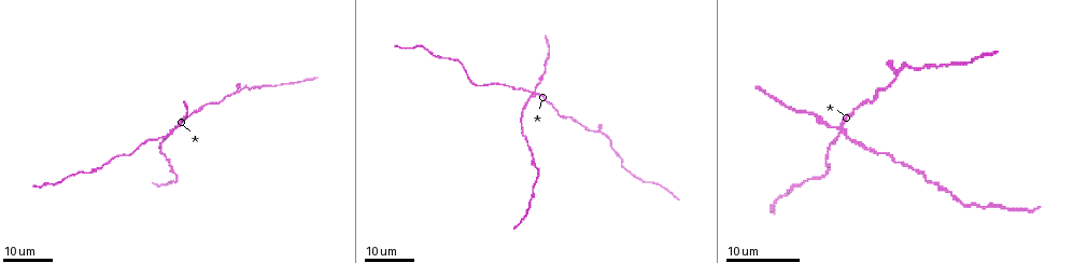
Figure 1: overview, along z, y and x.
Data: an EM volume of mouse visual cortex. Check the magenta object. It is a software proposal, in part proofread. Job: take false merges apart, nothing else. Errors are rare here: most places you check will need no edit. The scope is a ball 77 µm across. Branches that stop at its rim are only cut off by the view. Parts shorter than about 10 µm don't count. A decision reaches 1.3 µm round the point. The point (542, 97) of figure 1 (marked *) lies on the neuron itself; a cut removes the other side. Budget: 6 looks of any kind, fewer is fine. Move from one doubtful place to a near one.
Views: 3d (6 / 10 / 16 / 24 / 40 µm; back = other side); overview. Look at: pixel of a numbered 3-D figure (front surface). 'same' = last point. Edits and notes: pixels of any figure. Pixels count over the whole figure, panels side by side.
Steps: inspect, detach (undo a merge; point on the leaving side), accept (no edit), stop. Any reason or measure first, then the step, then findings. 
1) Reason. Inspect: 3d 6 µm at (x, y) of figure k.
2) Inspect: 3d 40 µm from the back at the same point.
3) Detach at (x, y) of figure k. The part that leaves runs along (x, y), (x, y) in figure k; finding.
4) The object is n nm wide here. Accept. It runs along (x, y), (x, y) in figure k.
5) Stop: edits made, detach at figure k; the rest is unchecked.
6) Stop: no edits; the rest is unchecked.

Four-way junction. Inspect: 3d 16 µm at (171, 132) of figure 1.

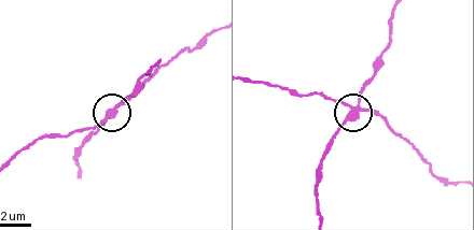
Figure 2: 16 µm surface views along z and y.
Zoom in. Inspect: 3d 6 µm at (109, 113) of figure 2.

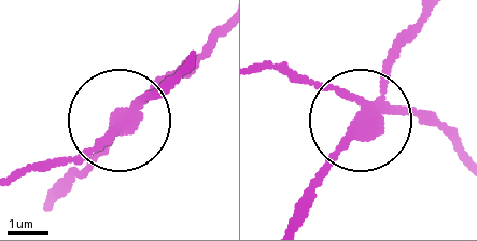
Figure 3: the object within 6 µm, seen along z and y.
4 arms meet here. Detach at (157, 97) of figure 3. The part that leaves runs along (375, 108), (317, 176), (304, 217) in figure 3; two neurons meet here.

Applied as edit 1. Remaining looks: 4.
Inspect: overview.

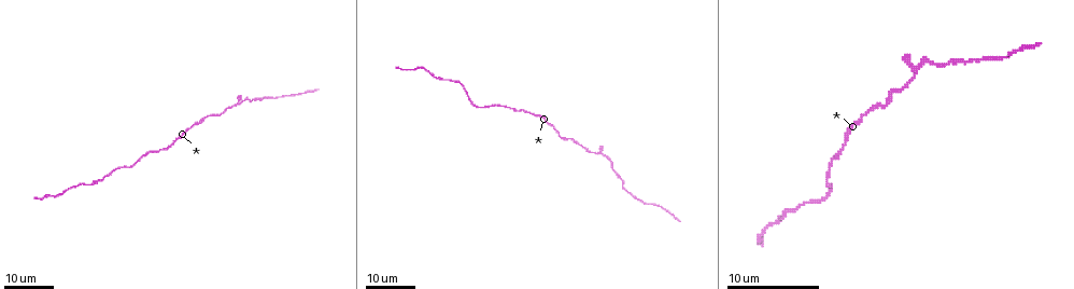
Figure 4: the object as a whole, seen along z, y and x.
Sudden change in width. Inspect: 3d 24 µm at (788, 211) of figure 4.

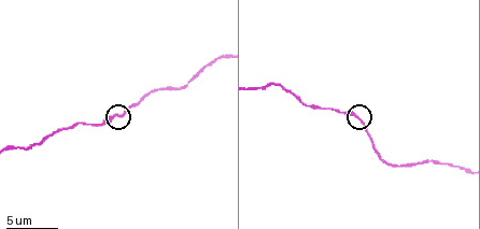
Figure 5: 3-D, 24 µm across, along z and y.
Inspect: 3d 10 µm at (118, 115) of figure 5.

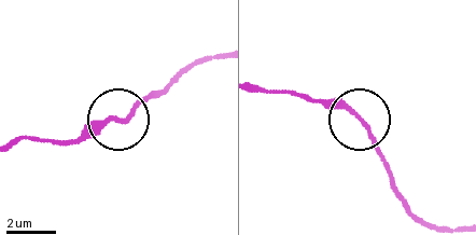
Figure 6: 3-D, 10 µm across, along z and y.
Accept. It runs along (219, 55), (200, 59), (128, 115), (66, 141) in figure 6; all the same neuron.

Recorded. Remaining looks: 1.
Stop: edits made, detach at figure 3; the rest is unchecked.

